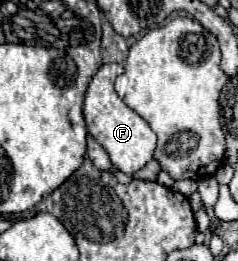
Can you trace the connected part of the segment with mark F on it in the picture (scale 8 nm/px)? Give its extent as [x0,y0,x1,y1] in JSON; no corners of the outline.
[84,64,156,174]

